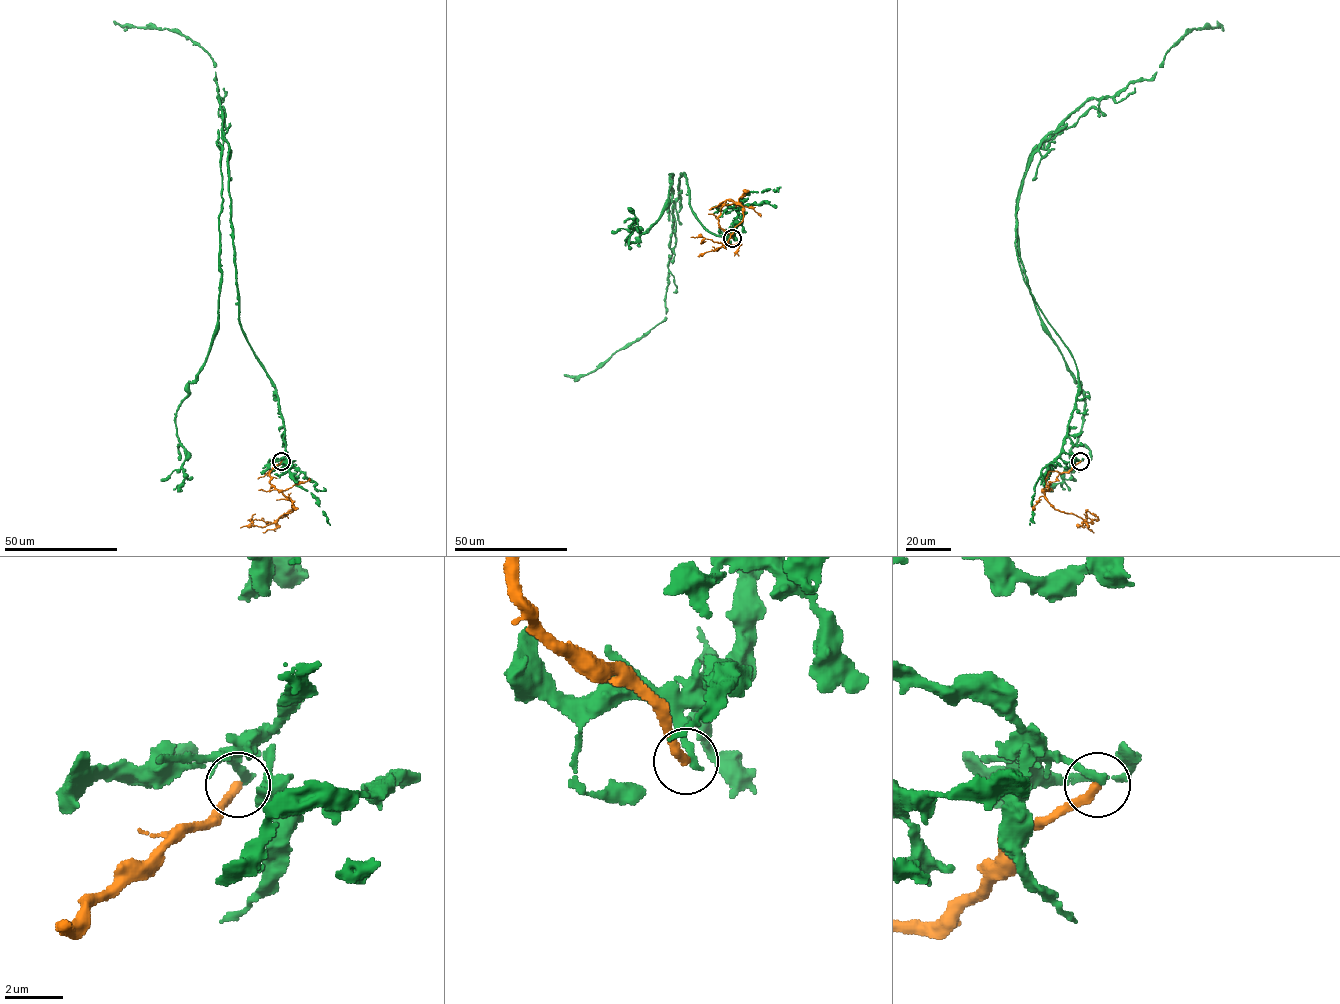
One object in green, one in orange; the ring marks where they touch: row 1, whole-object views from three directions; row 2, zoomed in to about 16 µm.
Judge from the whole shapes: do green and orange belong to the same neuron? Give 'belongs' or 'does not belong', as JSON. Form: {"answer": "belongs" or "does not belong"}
{"answer": "does not belong"}

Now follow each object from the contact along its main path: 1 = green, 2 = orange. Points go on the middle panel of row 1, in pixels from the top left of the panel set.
1: (732, 238), (736, 220), (726, 235), (698, 221), (683, 173), (628, 242), (632, 209)
2: (732, 238), (719, 225), (720, 203), (727, 200), (742, 206), (743, 219), (723, 244), (700, 243), (705, 241)

